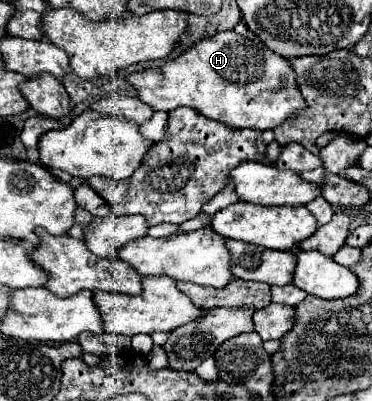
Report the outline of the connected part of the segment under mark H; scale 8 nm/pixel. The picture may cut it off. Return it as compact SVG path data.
M235 31L205 37L159 67L131 73L127 81L137 89L139 101L147 103L153 111L191 107L229 129L275 129L305 105L289 61L267 49L261 41L251 41Z

